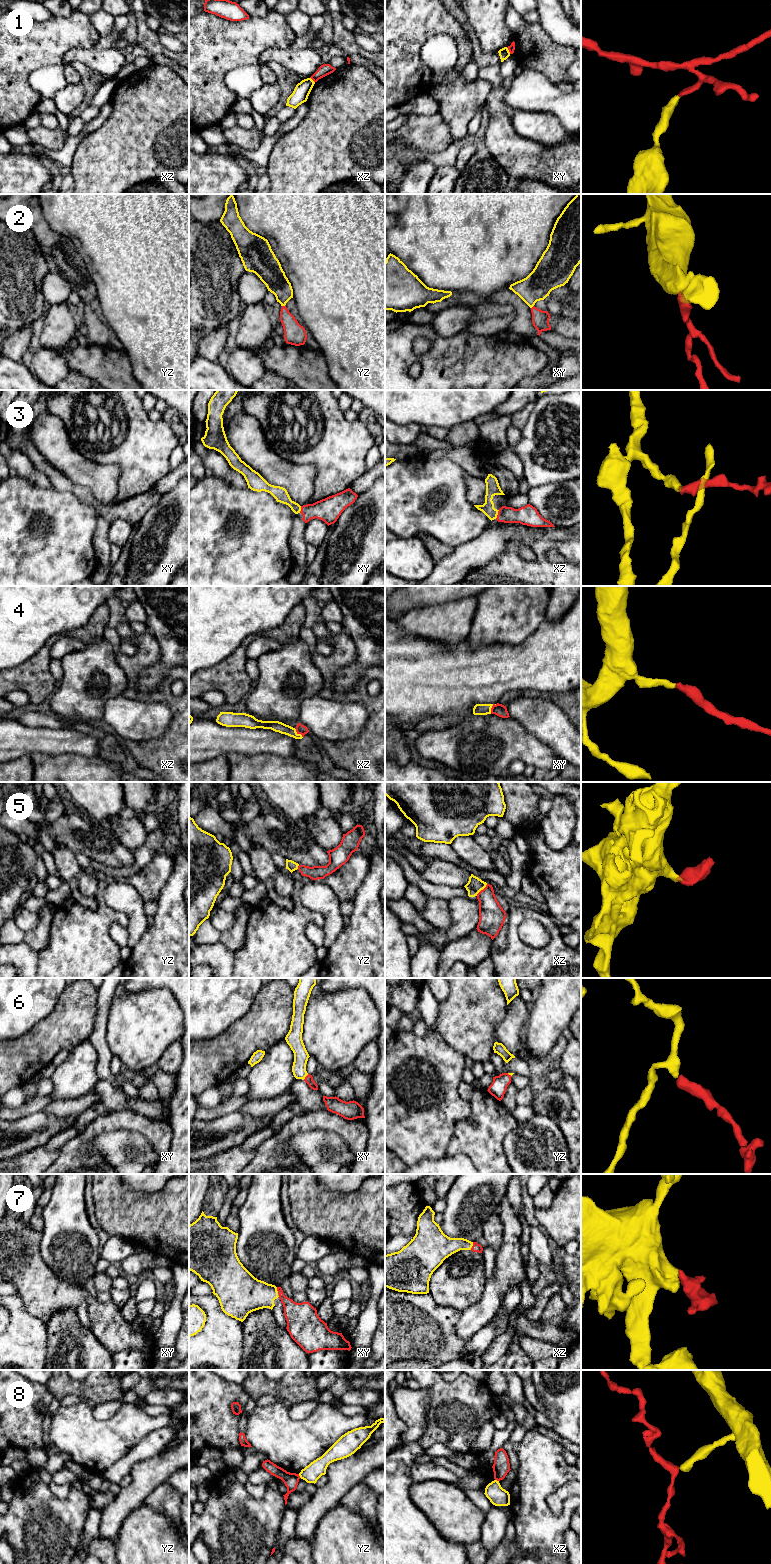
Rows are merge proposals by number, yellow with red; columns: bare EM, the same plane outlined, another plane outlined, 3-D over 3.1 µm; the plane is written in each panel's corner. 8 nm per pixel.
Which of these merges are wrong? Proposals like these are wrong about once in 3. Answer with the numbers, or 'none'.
1, 8

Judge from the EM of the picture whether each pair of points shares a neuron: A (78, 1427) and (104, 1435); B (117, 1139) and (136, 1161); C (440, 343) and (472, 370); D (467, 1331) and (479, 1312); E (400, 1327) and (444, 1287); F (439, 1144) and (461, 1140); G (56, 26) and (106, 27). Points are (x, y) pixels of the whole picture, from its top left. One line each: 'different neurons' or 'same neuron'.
A: same neuron
B: same neuron
C: same neuron
D: same neuron
E: different neurons
F: different neurons
G: different neurons

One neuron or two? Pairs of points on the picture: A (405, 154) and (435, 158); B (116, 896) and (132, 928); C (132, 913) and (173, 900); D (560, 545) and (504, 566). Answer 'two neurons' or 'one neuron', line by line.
A: one neuron
B: one neuron
C: two neurons
D: one neuron

